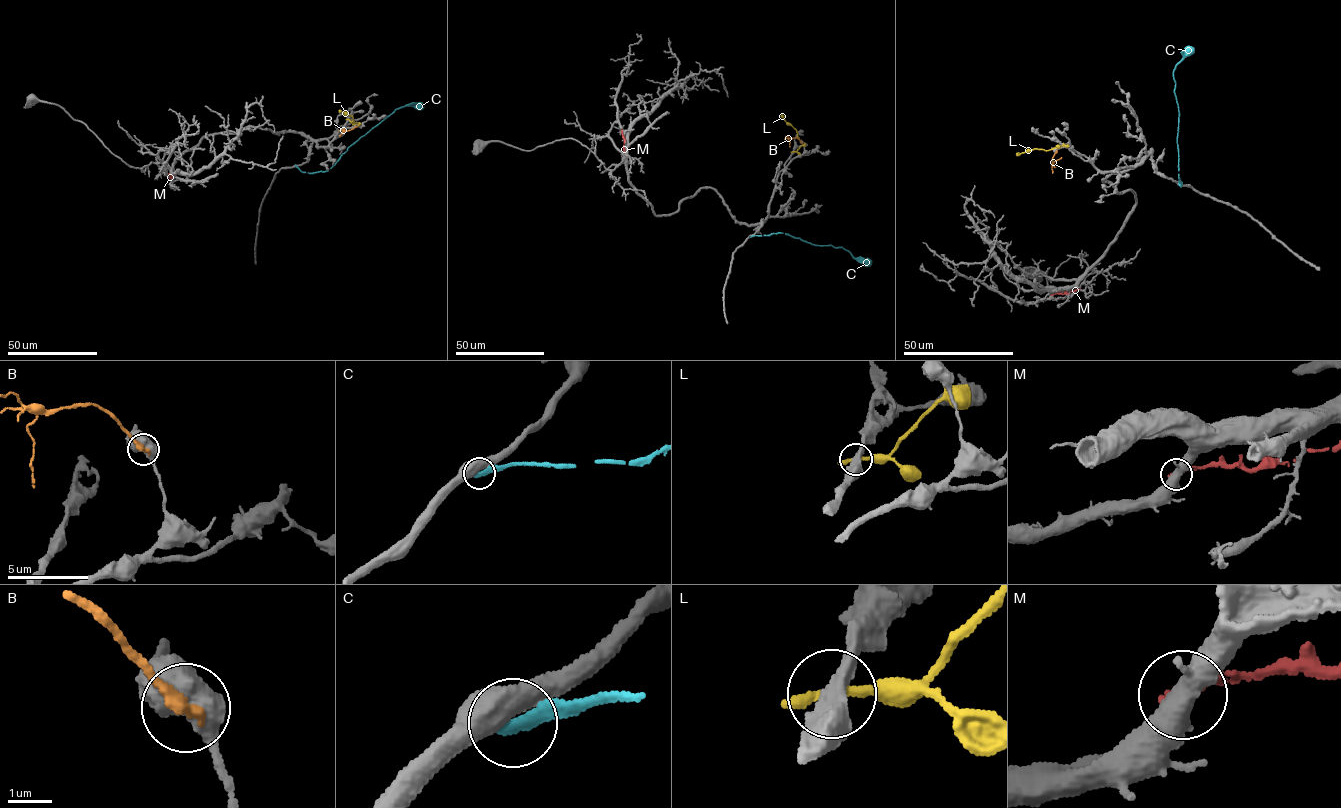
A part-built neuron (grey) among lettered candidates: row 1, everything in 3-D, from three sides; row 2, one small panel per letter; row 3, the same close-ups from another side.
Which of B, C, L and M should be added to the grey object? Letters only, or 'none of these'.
none of these

